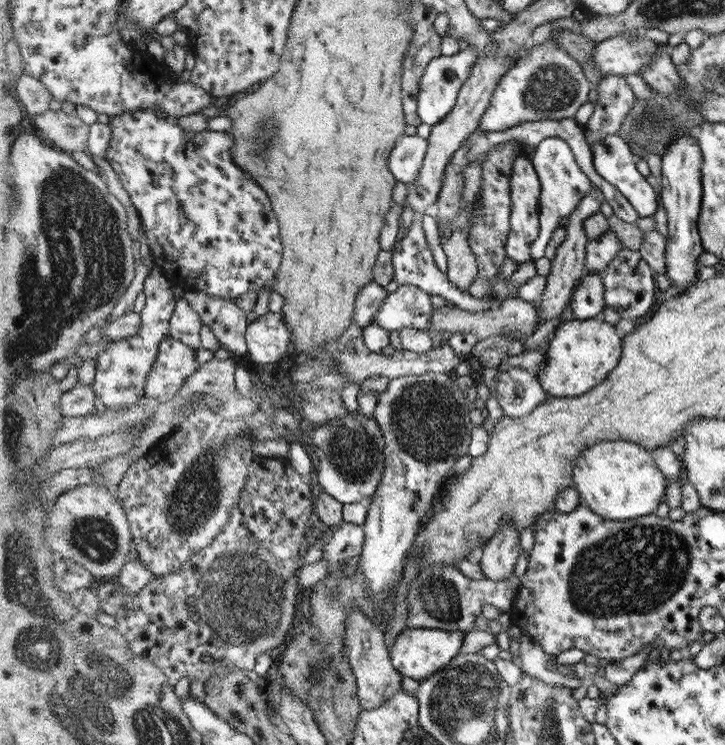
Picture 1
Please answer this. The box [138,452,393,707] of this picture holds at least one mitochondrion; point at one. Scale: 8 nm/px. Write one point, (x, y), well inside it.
(234, 614)

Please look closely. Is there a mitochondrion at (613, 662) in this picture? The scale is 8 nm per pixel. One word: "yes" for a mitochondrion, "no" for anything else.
no

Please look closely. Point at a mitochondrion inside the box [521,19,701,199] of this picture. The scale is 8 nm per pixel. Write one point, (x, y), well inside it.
(656, 120)

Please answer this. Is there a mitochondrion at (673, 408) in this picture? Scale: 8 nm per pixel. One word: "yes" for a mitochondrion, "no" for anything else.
no

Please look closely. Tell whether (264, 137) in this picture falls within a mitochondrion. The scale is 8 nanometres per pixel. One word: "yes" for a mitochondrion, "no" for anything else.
yes

